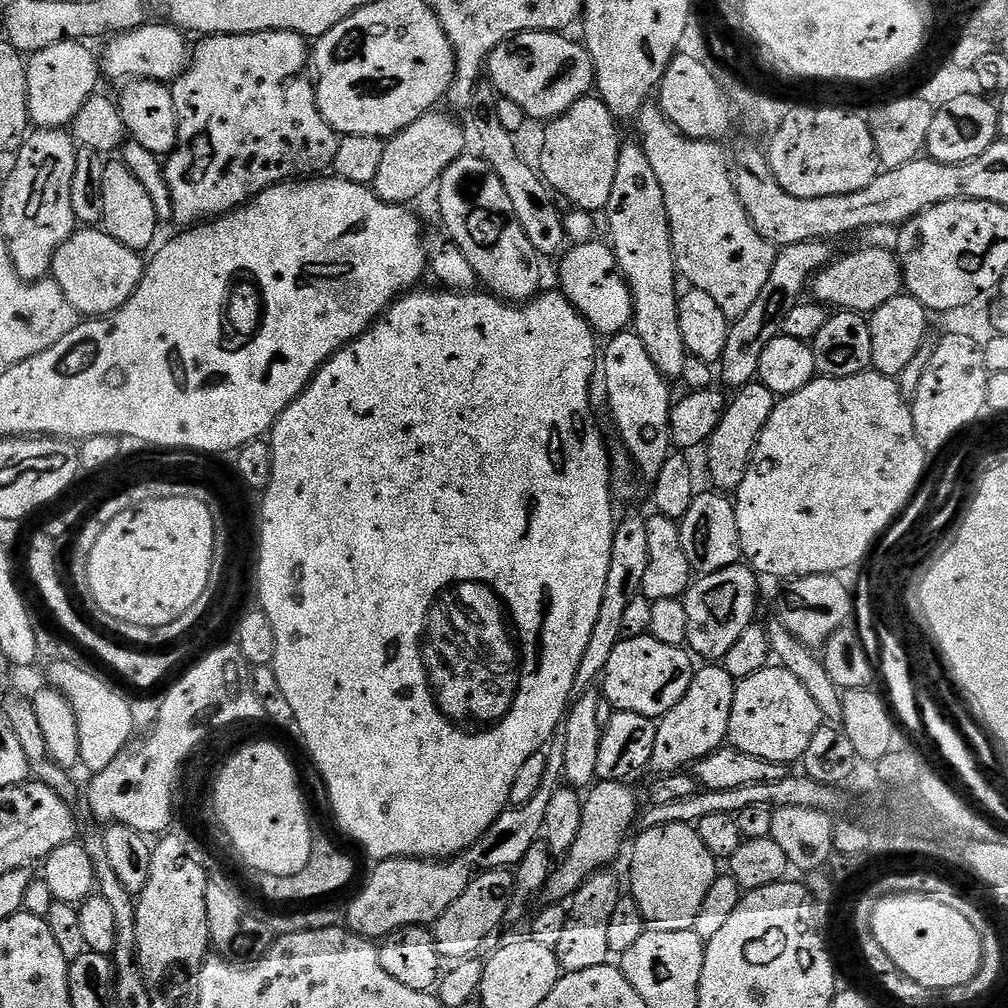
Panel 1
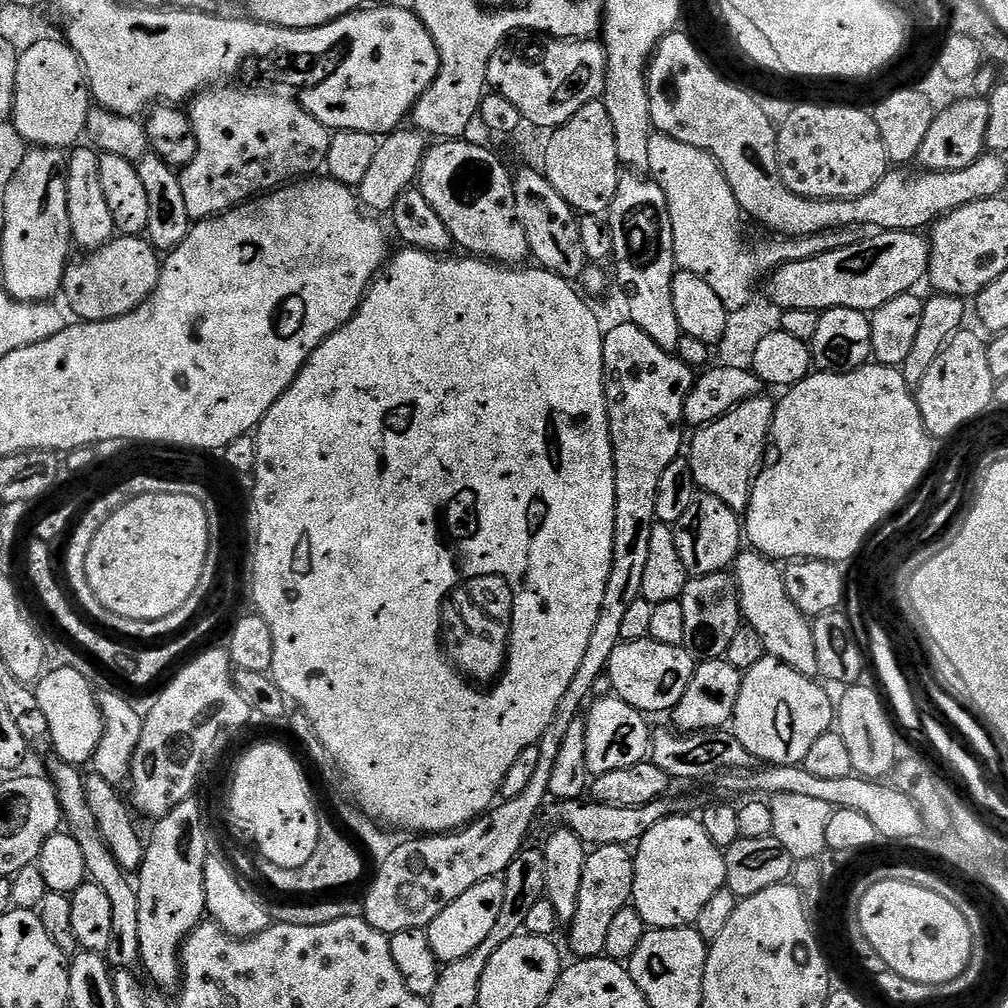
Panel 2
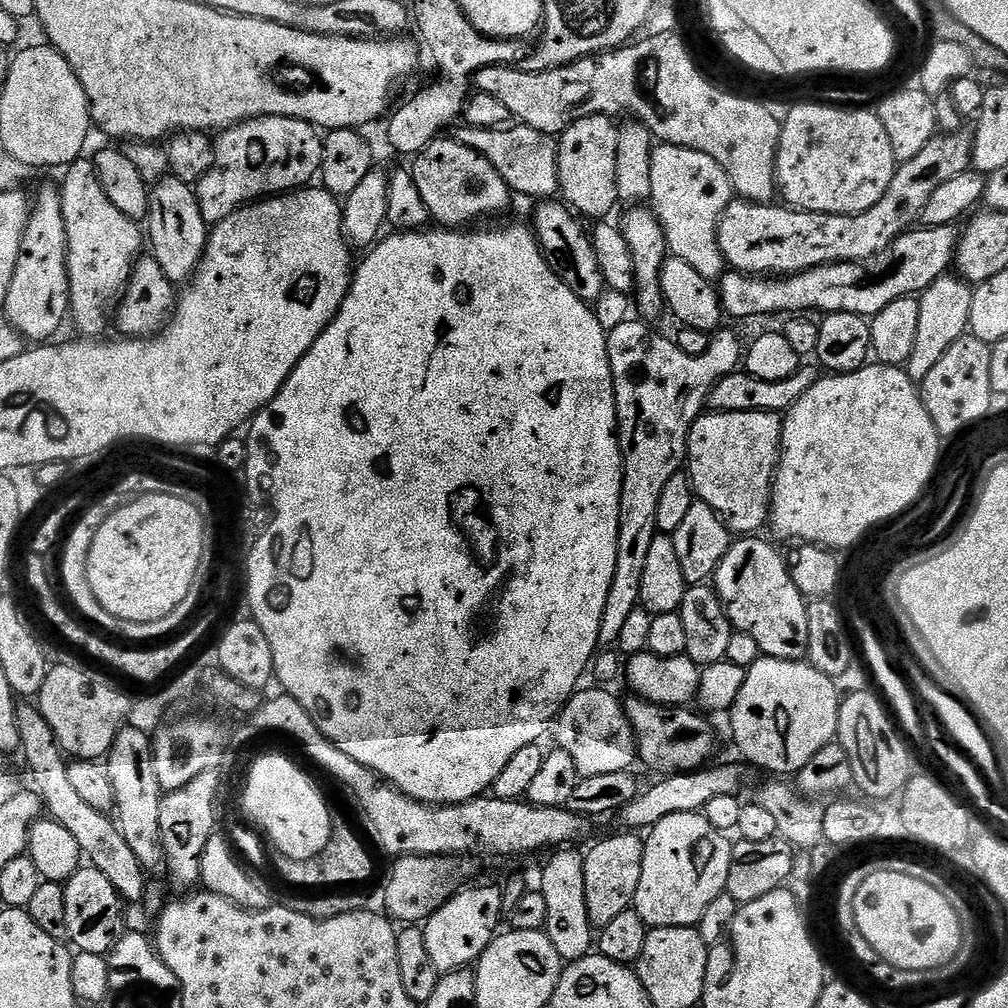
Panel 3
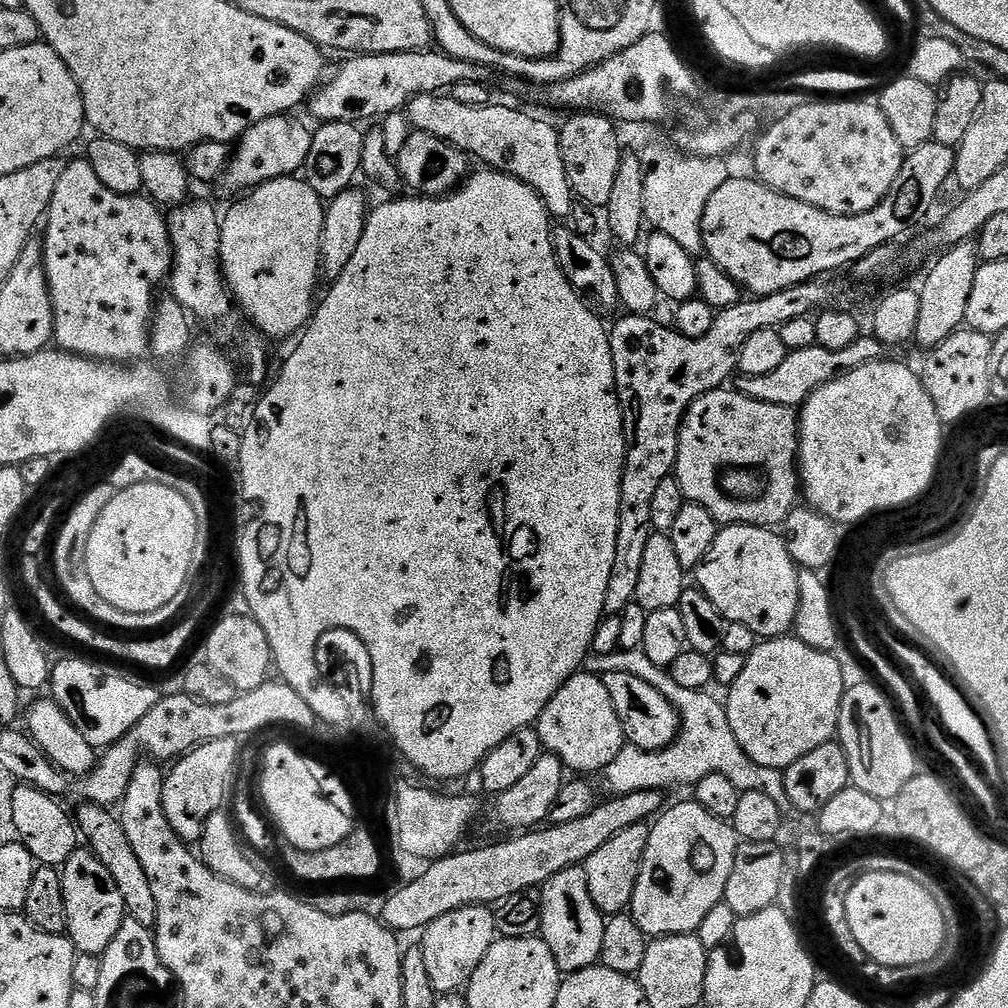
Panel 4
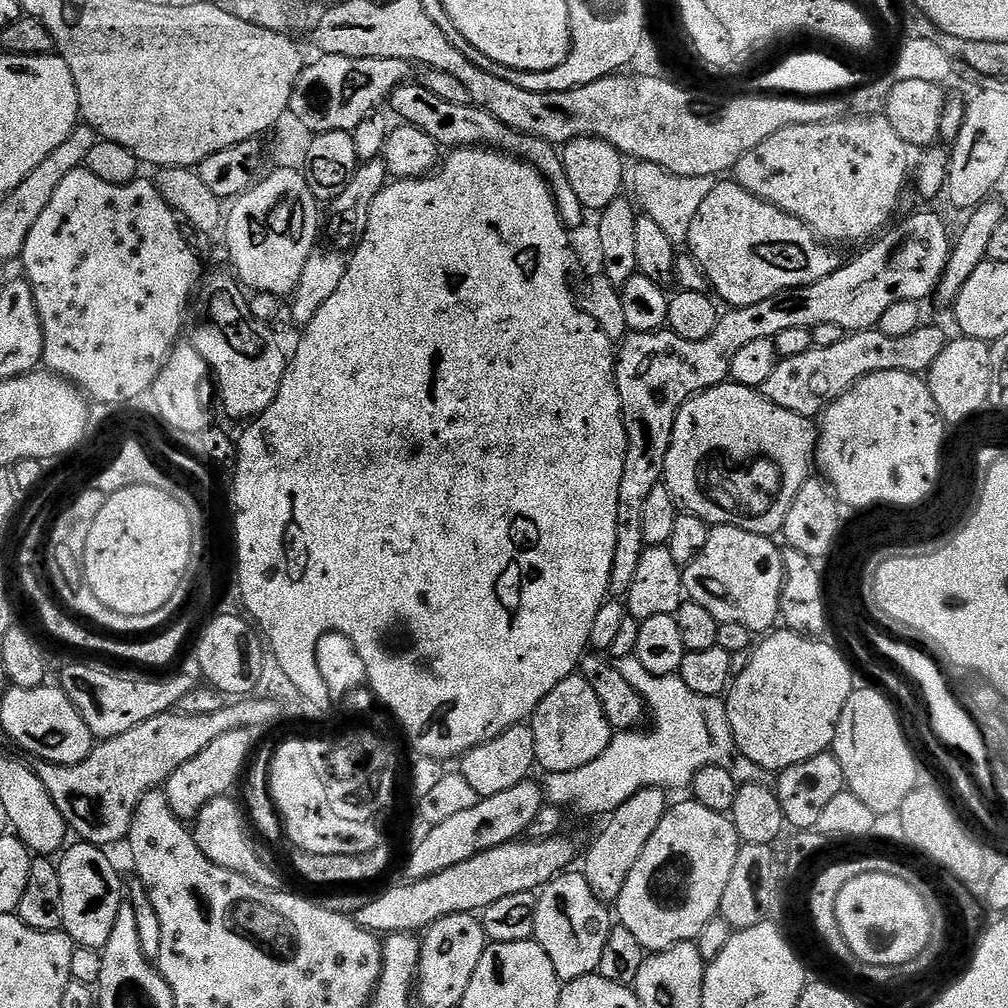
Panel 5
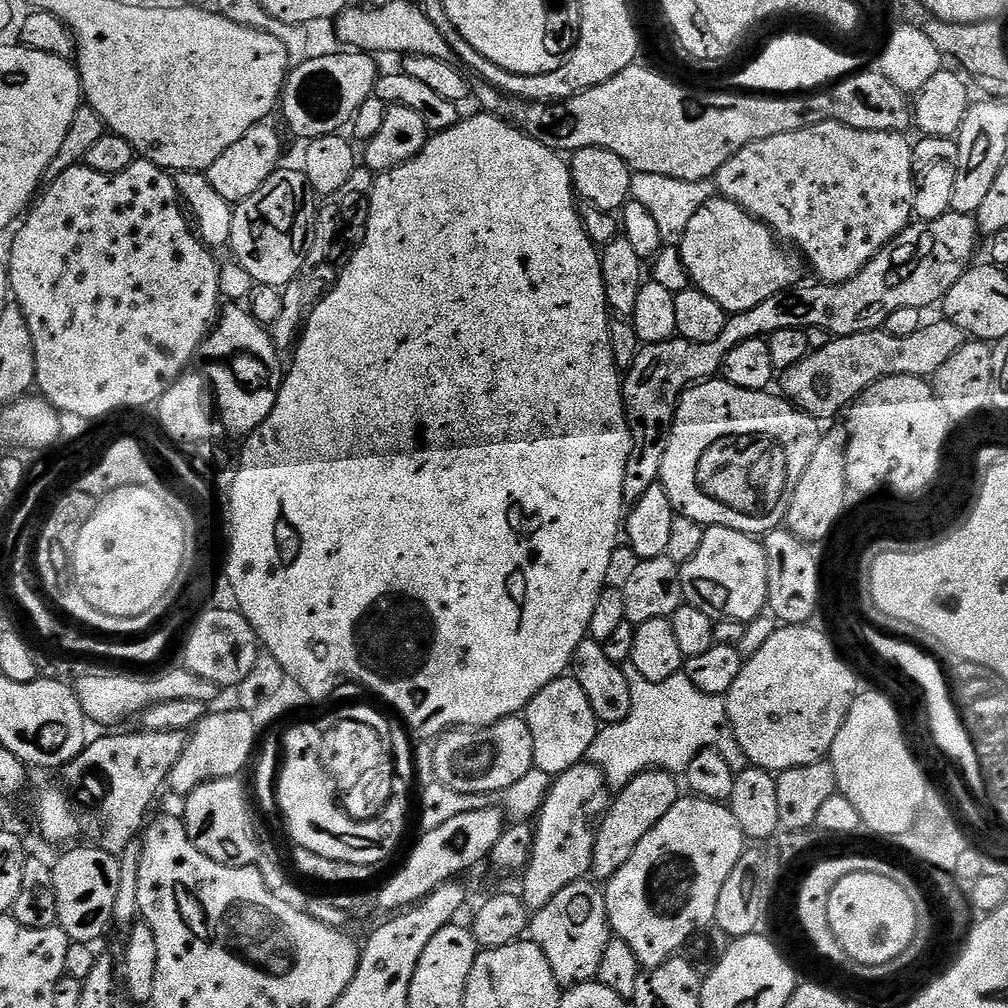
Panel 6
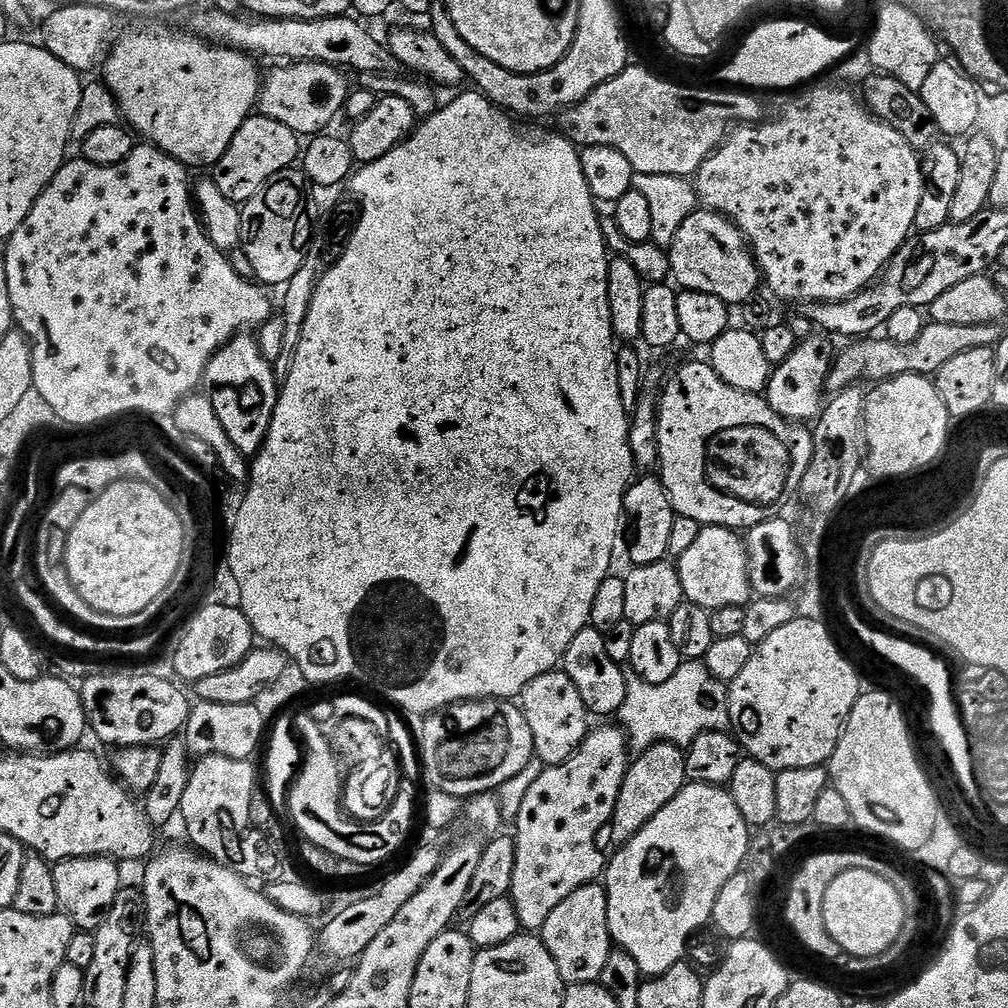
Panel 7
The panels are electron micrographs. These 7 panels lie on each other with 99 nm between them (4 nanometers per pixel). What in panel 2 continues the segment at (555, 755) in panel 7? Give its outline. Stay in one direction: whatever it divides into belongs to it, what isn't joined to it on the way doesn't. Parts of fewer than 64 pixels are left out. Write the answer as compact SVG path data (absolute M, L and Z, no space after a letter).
M614 694L593 699L584 720L586 726L586 766L589 773L593 777L597 777L610 770L626 770L626 766L641 764L643 760L649 759L653 729L648 728L648 720L649 717L645 713L639 712L634 706L630 706L626 702L622 702Z

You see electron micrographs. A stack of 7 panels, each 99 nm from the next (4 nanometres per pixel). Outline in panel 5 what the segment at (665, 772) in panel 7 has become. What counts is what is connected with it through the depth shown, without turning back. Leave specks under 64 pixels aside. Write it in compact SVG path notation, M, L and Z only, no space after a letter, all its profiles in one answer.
M644 788L634 798L622 802L618 810L614 810L606 820L608 825L600 832L600 837L588 848L584 856L582 871L590 890L602 903L615 905L618 894L622 894L622 886L626 886L626 878L630 878L630 870L634 870L634 862L638 862L638 854L646 850L646 842L650 842L654 830L658 830L658 822L670 807L669 793L663 788Z

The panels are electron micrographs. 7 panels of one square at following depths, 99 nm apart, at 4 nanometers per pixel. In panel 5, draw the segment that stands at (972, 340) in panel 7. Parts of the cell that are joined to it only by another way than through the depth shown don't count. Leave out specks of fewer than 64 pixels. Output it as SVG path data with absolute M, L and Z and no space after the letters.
M921 326L914 334L906 334L906 338L890 338L879 330L853 332L845 335L844 340L834 346L812 347L806 354L798 354L795 358L782 358L774 366L774 374L762 382L758 391L774 406L782 406L782 410L794 410L794 414L802 414L816 418L830 407L846 390L850 390L862 378L879 372L898 370L899 372L927 373L934 360L942 354L946 343L946 335L940 328Z

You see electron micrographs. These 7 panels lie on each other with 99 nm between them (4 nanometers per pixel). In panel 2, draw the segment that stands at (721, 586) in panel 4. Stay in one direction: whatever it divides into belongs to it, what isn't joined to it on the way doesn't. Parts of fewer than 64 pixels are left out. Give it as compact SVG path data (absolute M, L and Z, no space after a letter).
M744 550L736 557L734 575L740 595L740 615L743 623L749 628L758 630L765 653L798 670L798 674L819 677L820 667L814 646L812 620L805 616L802 610L798 610L794 602L790 602L790 594L786 594L786 582L781 565L760 552Z

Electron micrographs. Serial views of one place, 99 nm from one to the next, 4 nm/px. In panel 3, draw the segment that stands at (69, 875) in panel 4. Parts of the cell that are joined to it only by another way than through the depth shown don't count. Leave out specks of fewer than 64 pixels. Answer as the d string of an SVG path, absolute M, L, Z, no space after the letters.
M81 866L64 884L64 893L66 894L66 930L71 947L76 952L107 957L126 928L124 926L126 904L121 900L118 890L114 890L110 878L106 878L102 870Z

